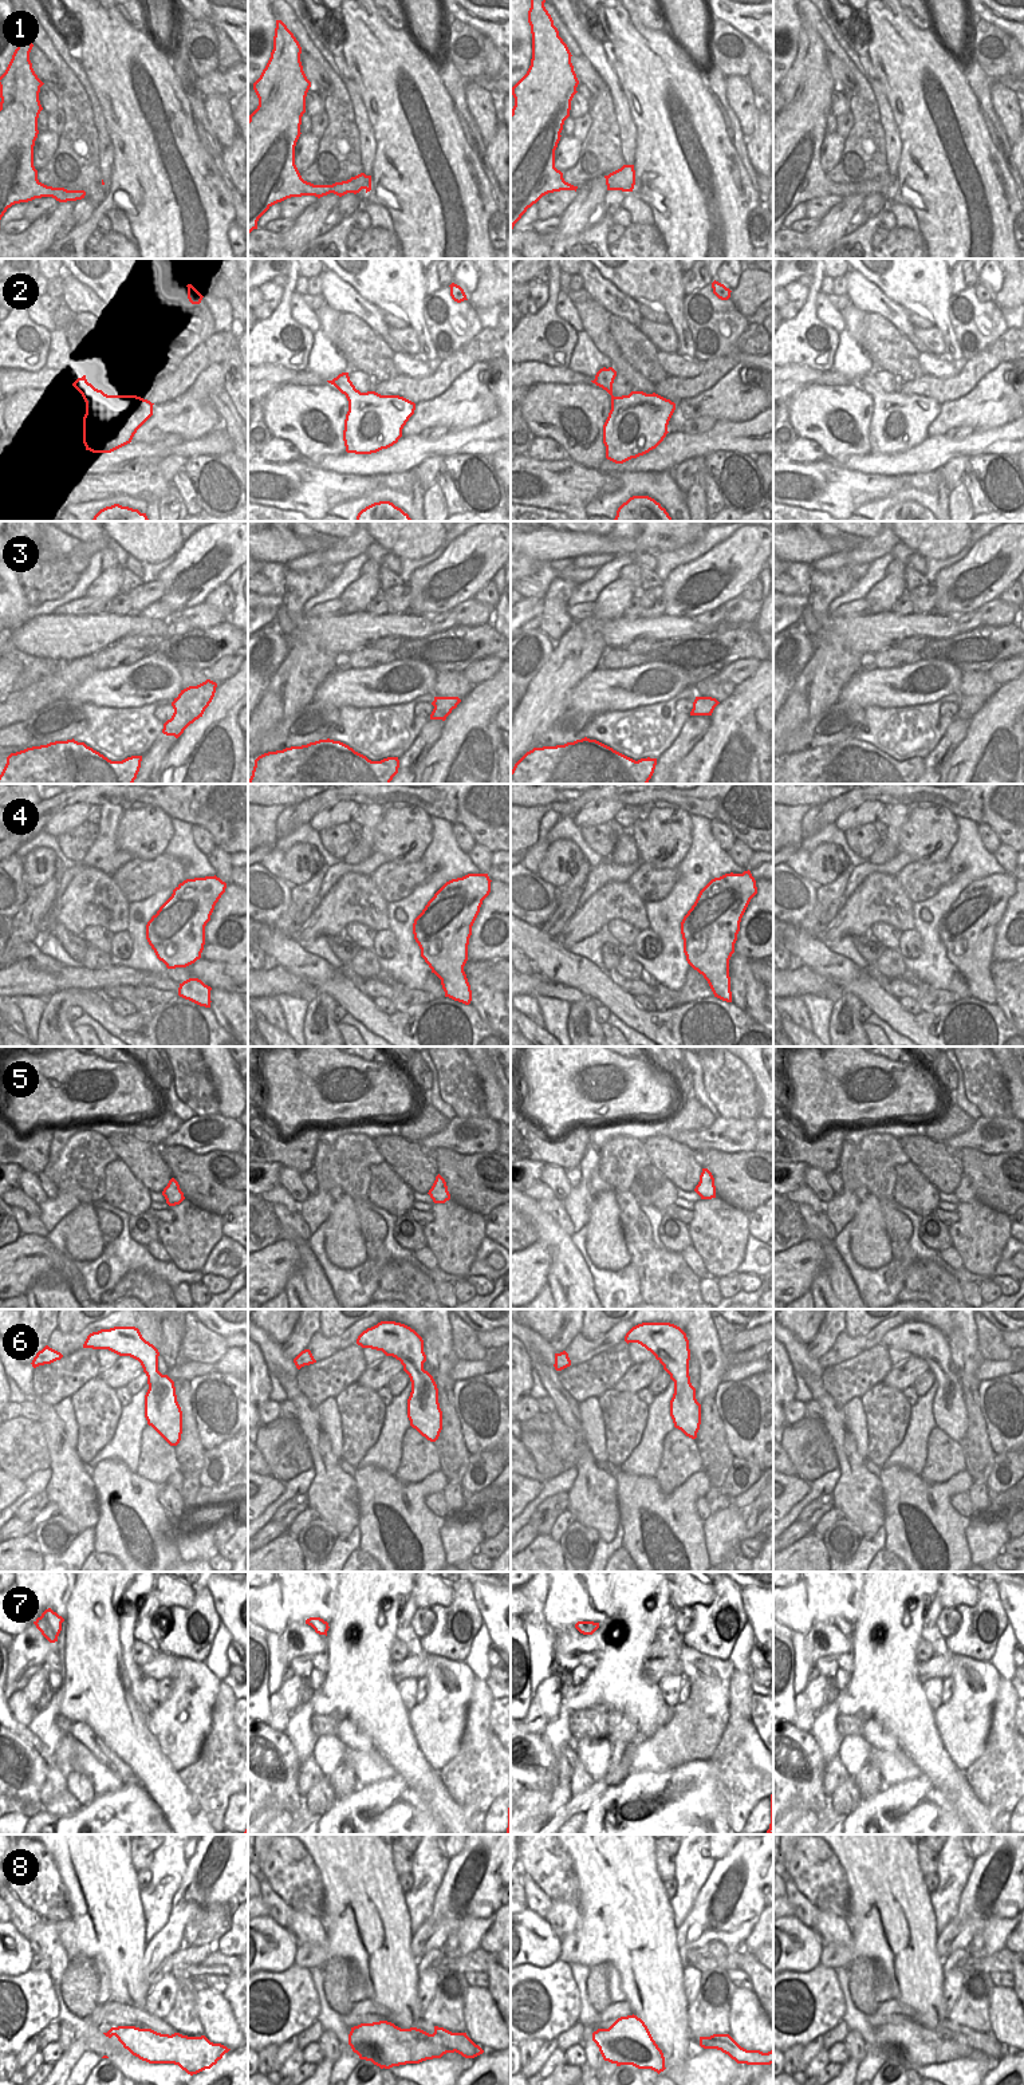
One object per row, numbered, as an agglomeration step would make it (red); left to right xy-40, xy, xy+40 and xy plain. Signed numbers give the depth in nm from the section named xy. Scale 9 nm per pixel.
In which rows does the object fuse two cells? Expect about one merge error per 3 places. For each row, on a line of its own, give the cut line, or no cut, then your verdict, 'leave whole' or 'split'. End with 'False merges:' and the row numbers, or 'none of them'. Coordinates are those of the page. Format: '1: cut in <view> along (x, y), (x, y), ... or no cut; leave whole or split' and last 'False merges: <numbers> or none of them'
1: no cut; leave whole
2: no cut; leave whole
3: cut in xy along (437, 697), (436, 706), (438, 714), (434, 718); split
4: no cut; leave whole
5: no cut; leave whole
6: no cut; leave whole
7: cut in xy+40 along (586, 1622), (587, 1634); split
8: cut in xy along (432, 2034), (440, 2036), (455, 2050); split
False merges: 3, 7, 8

